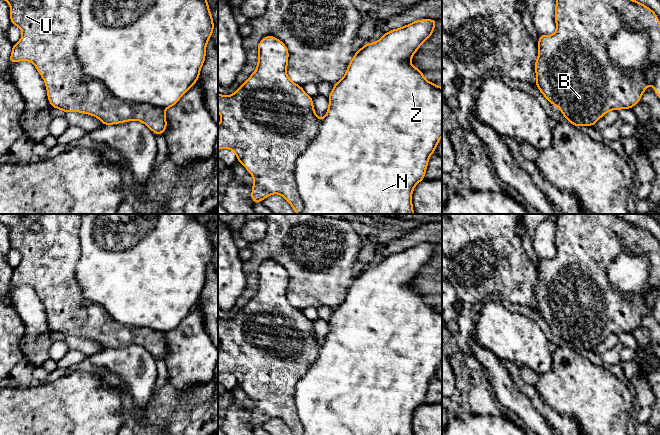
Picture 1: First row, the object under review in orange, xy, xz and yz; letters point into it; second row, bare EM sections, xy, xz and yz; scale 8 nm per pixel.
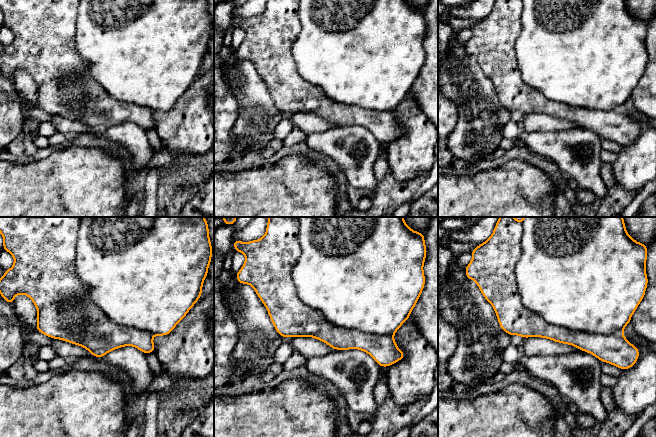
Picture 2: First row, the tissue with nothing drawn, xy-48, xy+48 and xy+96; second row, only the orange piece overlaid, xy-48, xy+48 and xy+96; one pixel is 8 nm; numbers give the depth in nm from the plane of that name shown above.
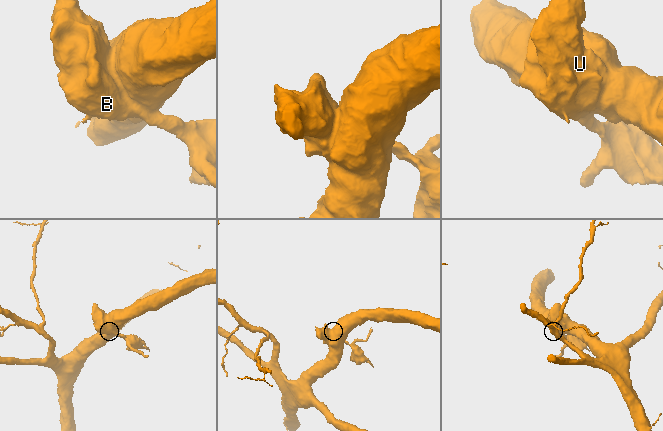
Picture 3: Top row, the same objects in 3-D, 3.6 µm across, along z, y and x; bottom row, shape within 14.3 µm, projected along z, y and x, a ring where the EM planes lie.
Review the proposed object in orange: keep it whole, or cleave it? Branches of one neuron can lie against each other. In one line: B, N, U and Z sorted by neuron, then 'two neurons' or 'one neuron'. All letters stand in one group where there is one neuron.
B U / N Z | two neurons

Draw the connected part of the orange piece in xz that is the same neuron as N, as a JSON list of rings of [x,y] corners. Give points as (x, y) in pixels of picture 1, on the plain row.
[[[434,243],[415,244],[403,251],[384,257],[379,264],[366,267],[354,277],[343,302],[333,309],[327,321],[329,330],[325,340],[320,343],[316,361],[295,388],[295,406],[304,428],[303,435],[414,435],[412,427],[414,412],[425,403],[430,380],[436,375],[436,370],[442,361],[442,311],[426,304],[423,300],[424,296],[414,291],[411,284],[420,270],[434,258],[434,251],[437,247],[438,245]]]

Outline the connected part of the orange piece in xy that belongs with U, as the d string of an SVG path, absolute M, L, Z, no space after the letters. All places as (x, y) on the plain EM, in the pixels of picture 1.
M0 214L0 222L10 229L10 246L22 255L20 264L12 269L9 287L31 286L45 306L47 322L52 332L67 336L79 336L99 343L103 350L136 344L145 348L154 358L163 359L167 353L165 333L136 326L122 325L113 320L107 311L87 300L81 293L75 269L81 256L79 230L82 214Z

